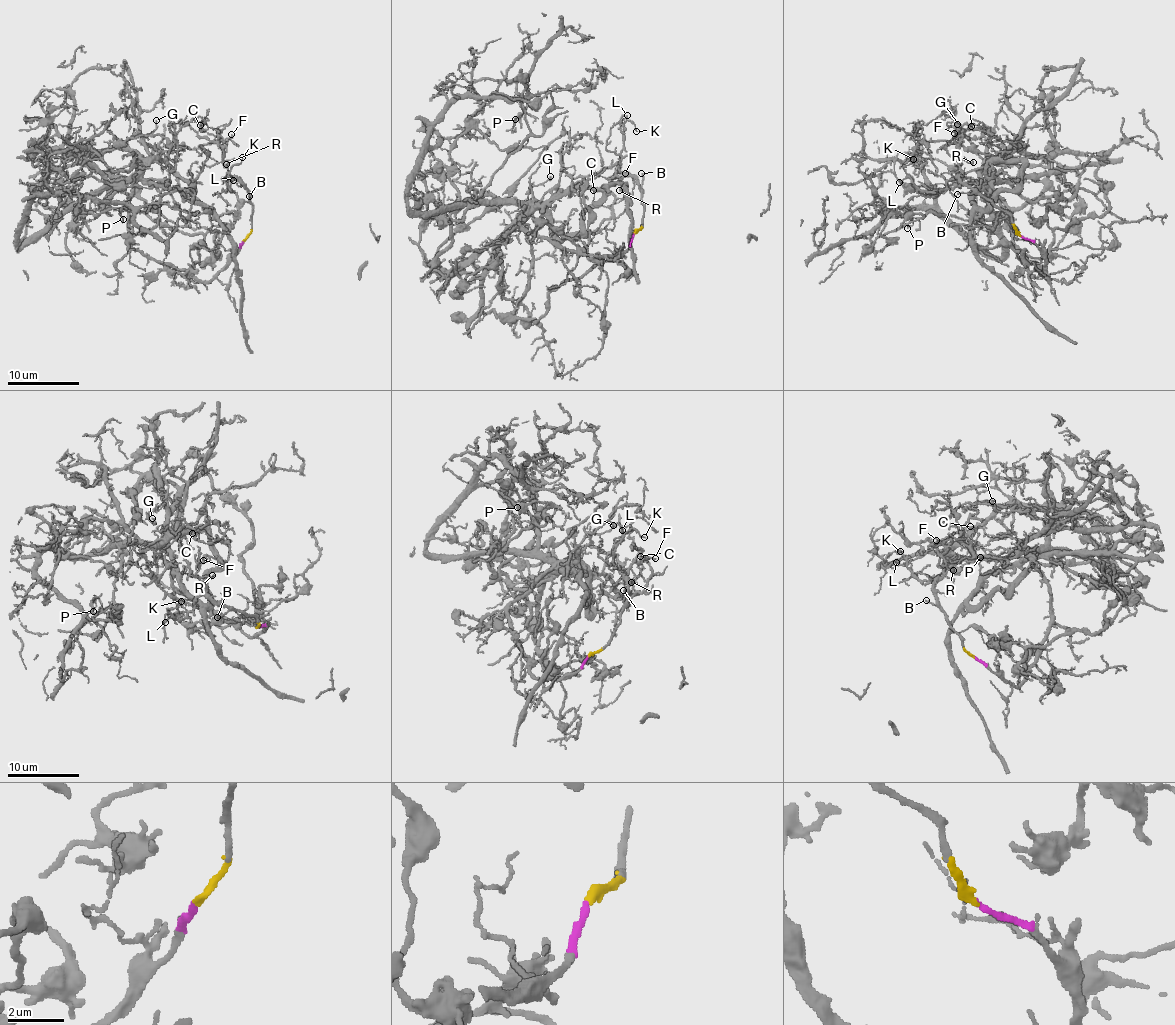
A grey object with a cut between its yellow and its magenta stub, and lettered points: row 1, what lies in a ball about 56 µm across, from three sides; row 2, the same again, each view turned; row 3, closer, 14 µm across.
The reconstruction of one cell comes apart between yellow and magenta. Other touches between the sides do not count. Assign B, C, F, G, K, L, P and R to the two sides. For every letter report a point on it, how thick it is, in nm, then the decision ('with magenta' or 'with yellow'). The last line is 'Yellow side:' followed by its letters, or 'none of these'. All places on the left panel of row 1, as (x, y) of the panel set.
B: place (249, 196); calibre 120 nm; with yellow
C: place (200, 125); calibre 90 nm; with magenta
F: place (231, 134); calibre 150 nm; with yellow
G: place (156, 120); calibre 100 nm; with magenta
K: place (242, 157); calibre 130 nm; with yellow
L: place (233, 180); calibre 110 nm; with yellow
P: place (123, 219); calibre 80 nm; with magenta
R: place (226, 164); calibre 170 nm; with yellow
Yellow side: B, F, K, L, R

